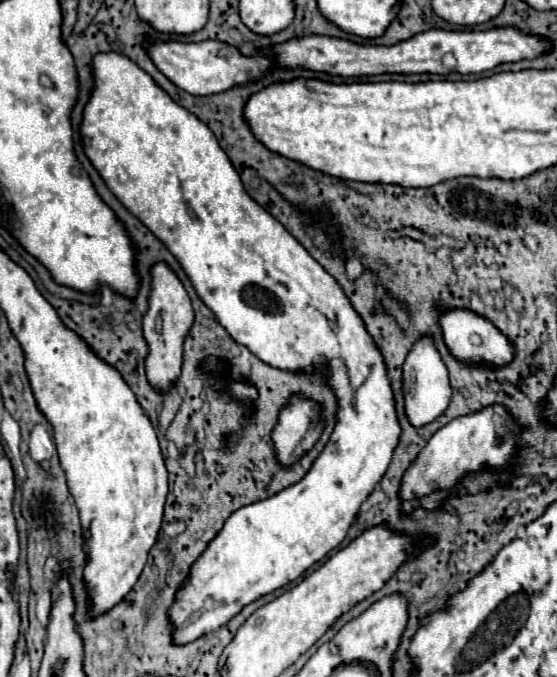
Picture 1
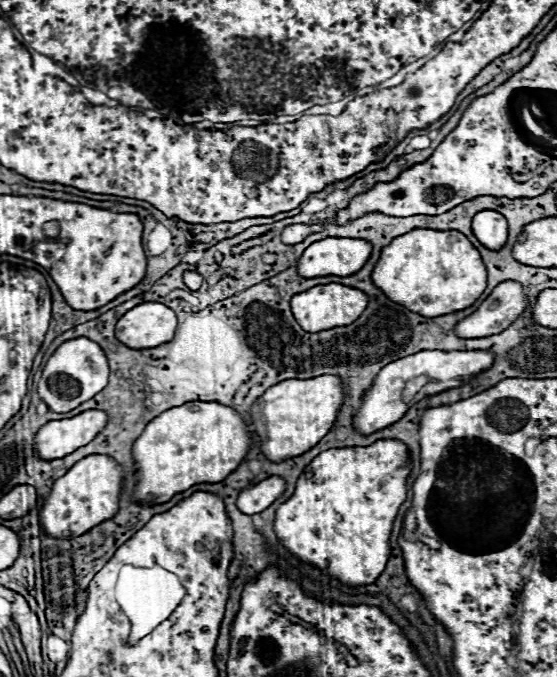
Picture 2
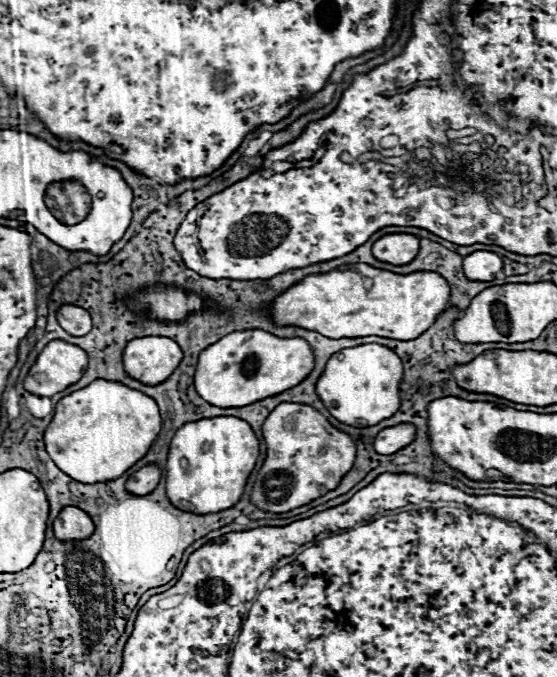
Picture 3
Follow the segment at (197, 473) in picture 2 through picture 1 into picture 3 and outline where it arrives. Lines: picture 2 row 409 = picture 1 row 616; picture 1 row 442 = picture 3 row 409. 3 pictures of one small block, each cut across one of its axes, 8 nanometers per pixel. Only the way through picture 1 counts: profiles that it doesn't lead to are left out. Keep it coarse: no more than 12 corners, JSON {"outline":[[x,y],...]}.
{"outline":[[382,344],[336,352],[316,394],[366,428],[400,408],[402,360]]}

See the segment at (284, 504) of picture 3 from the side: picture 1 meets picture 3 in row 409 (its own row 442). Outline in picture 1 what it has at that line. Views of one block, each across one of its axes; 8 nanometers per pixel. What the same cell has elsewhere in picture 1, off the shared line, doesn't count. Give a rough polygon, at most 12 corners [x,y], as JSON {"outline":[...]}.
{"outline":[[294,396],[272,432],[290,466],[320,438],[318,404]]}

